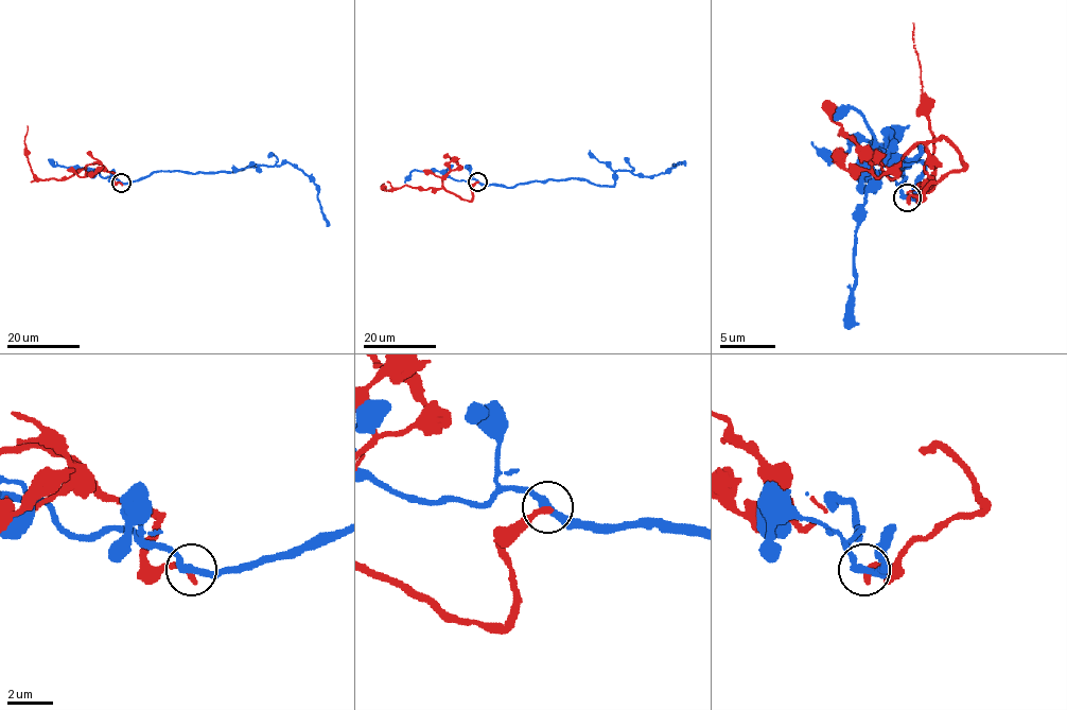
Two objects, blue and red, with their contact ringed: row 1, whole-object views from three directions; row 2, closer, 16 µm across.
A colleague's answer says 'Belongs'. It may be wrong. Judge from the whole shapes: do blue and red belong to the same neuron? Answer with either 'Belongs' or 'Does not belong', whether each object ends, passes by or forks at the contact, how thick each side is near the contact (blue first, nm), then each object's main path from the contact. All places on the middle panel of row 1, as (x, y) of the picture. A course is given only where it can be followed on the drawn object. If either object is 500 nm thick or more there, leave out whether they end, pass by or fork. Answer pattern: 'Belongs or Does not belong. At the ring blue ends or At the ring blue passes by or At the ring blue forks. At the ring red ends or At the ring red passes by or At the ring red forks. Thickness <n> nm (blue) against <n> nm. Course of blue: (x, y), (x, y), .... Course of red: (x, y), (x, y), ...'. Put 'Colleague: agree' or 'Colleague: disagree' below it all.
Does not belong. At the ring blue passes by. At the ring red ends. Thickness 320 nm (blue) against 280 nm. Course of blue: (477, 182), (510, 187), (548, 179), (584, 178), (612, 186), (617, 170), (657, 176), (674, 165), (685, 162). Course of red: (477, 182), (471, 187), (470, 201), (441, 188), (418, 189), (405, 185), (385, 190), (381, 186), (384, 183)
Colleague: disagree

